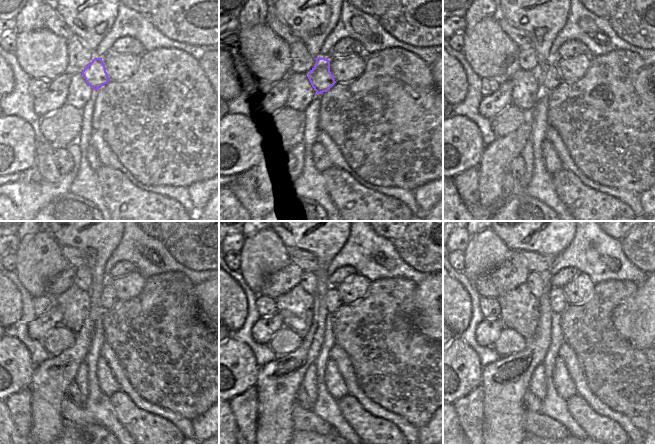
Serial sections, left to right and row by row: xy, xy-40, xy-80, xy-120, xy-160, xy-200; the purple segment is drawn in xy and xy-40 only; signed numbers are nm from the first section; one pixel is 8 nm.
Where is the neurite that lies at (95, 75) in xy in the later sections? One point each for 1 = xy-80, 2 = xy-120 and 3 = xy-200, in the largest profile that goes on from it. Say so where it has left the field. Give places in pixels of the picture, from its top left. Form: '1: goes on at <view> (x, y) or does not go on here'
1: goes on at xy-80 (549, 77)
2: goes on at xy-120 (108, 299)
3: goes on at xy-200 (558, 303)

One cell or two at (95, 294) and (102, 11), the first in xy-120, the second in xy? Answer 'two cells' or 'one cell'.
one cell

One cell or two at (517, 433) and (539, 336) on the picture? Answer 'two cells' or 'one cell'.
one cell

